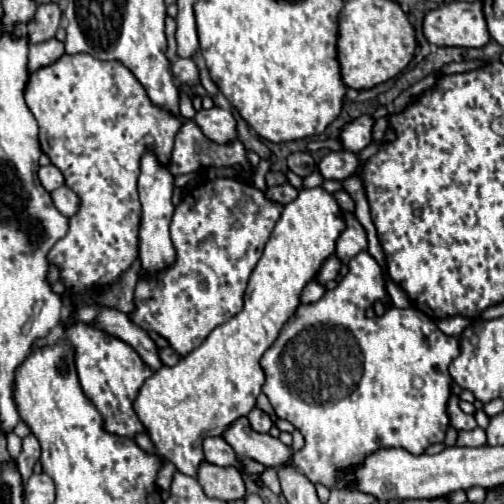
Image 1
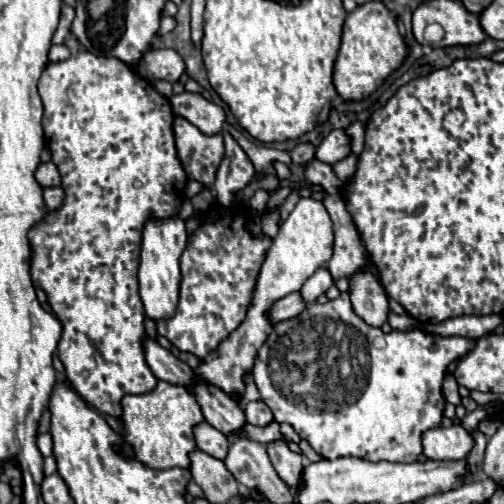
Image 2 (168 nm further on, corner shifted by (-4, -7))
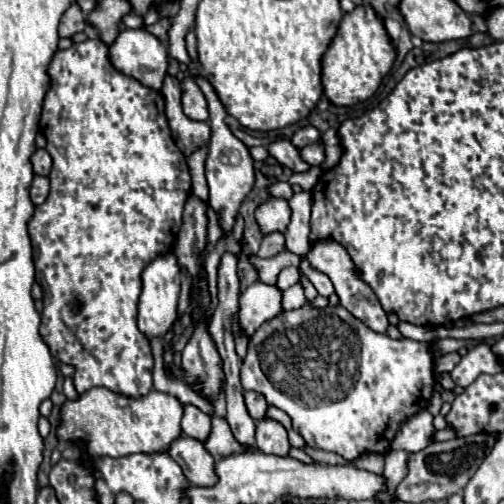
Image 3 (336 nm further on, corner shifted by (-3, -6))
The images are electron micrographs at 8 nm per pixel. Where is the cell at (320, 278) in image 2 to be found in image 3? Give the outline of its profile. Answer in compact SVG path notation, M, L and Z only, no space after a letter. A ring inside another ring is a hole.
M295 283L293 287L289 287L287 291L283 291L283 309L299 309L307 303L307 297L305 297L305 291L303 291L303 285L301 283Z

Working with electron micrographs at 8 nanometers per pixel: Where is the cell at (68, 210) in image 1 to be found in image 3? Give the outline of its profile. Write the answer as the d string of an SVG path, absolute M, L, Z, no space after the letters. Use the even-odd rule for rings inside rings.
M35 175L33 183L31 183L31 201L35 205L41 205L41 203L45 203L47 195L49 195L49 179Z

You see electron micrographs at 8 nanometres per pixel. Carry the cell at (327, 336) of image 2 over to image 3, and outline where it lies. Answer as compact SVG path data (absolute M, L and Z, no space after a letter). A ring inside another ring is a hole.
M305 305L297 311L277 315L255 331L241 365L241 385L245 391L261 393L269 405L285 411L293 421L293 429L309 447L355 461L365 453L385 455L391 449L391 443L385 439L387 431L395 427L397 435L405 419L429 407L435 387L433 357L431 343L391 339L385 333L377 333L355 319L343 305L327 305L325 309Z

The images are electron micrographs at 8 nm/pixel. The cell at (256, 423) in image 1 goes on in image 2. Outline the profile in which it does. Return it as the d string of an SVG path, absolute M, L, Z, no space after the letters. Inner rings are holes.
M262 400L248 402L246 408L244 408L244 414L246 414L246 420L250 424L256 424L256 426L266 426L266 424L270 424L274 420L270 408Z

